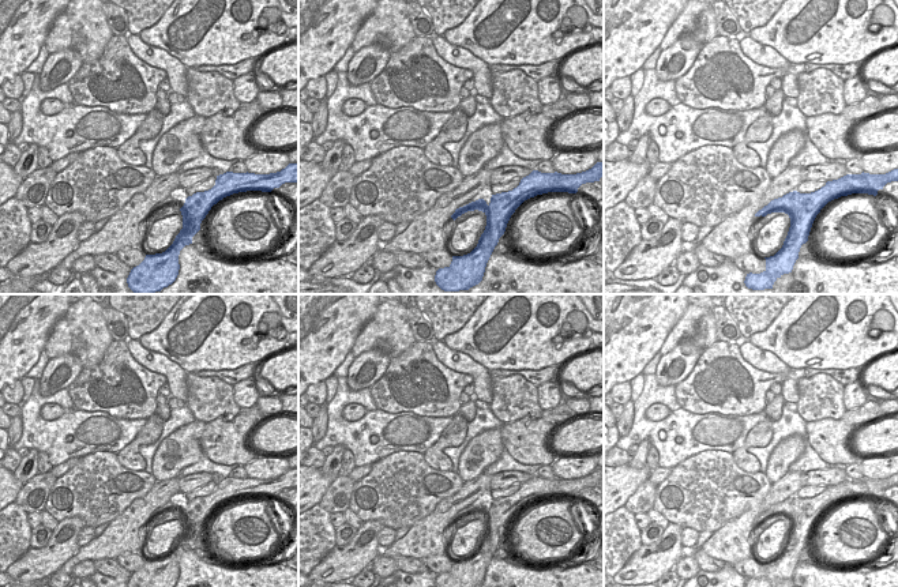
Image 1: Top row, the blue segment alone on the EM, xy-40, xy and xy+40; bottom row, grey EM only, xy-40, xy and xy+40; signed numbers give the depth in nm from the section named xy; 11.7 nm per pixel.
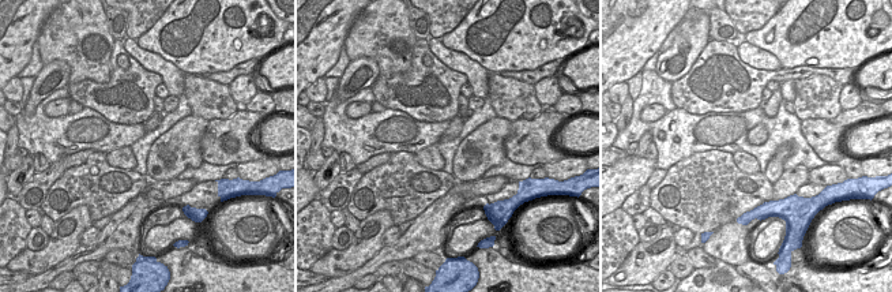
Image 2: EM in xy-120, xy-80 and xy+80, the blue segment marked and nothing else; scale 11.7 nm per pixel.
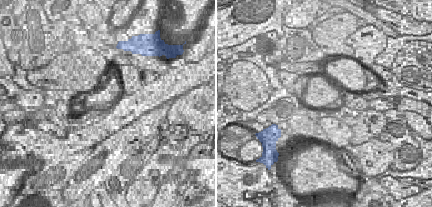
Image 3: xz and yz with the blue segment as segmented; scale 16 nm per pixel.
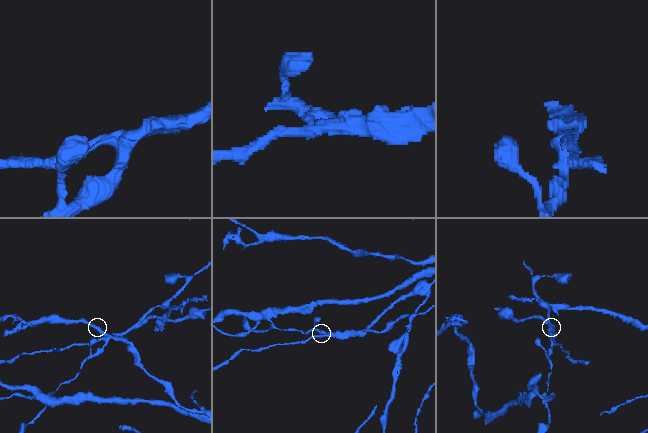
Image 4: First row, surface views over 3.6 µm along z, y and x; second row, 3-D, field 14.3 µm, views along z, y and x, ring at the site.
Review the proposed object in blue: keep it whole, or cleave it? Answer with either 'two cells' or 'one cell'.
two cells

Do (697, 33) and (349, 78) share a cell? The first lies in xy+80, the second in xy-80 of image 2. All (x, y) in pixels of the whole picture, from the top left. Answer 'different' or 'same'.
same

